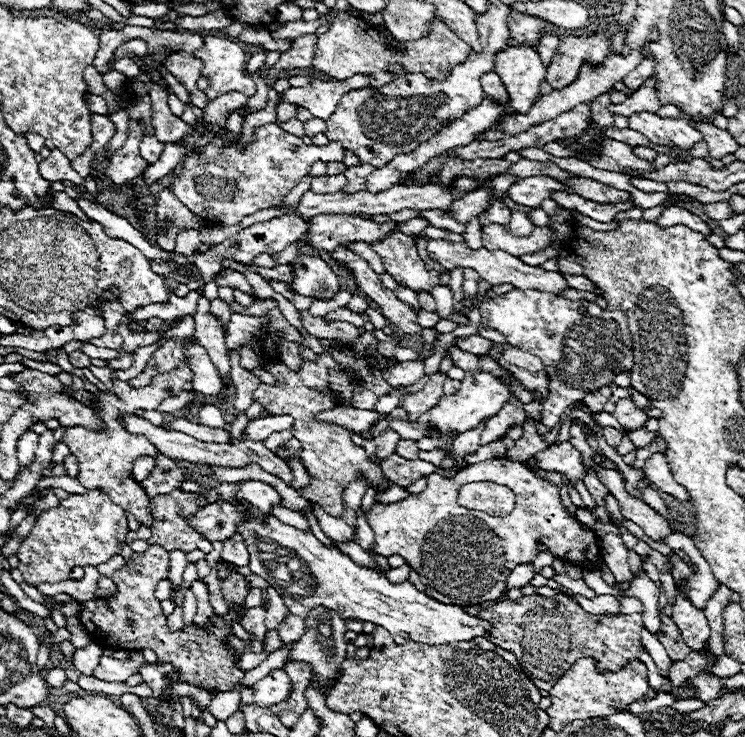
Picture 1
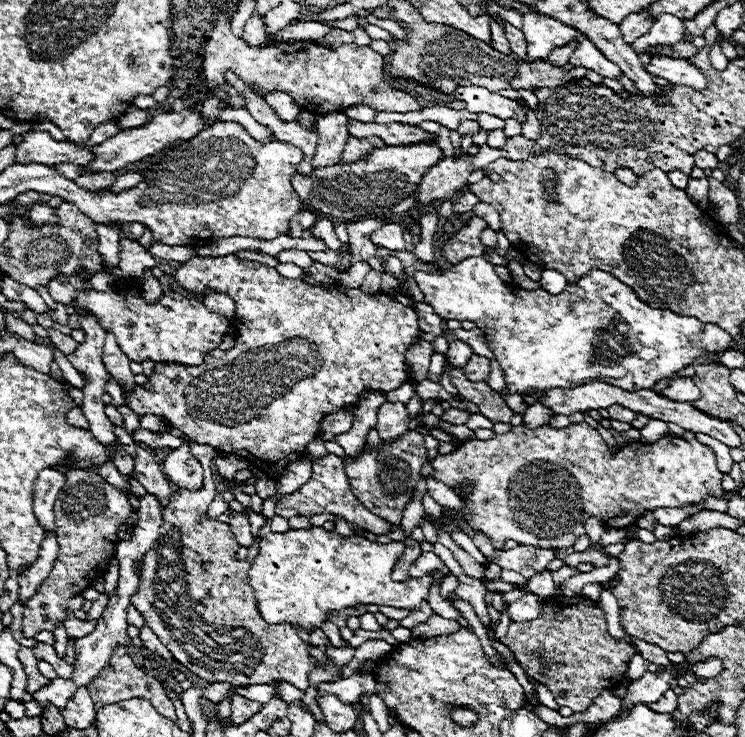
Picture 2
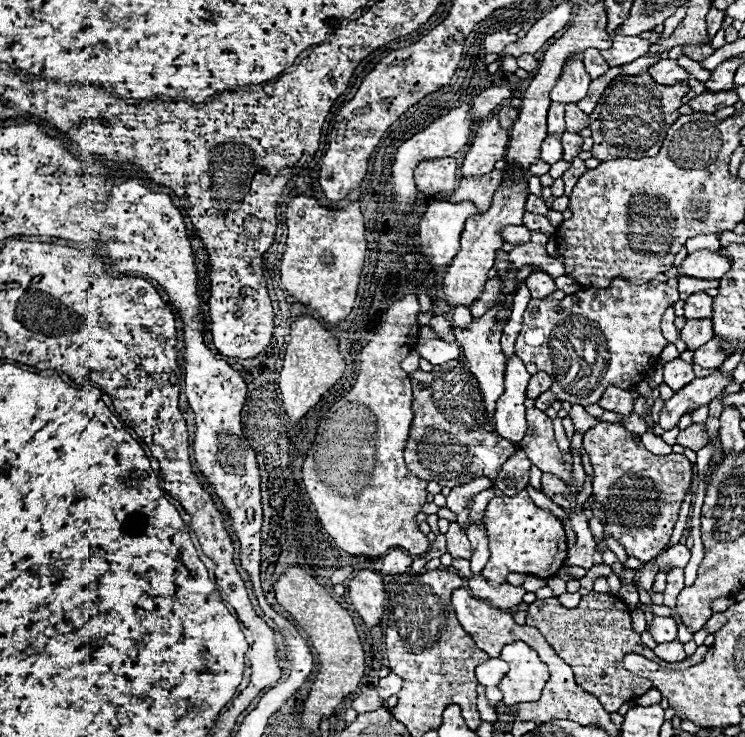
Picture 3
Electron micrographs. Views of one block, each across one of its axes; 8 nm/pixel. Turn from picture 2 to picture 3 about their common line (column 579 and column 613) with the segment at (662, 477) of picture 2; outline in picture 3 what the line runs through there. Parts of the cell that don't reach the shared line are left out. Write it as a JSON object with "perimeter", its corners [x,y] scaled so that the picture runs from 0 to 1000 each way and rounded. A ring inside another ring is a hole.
{"perimeter":[[[805,573],[784,589],[784,611],[797,635],[795,670],[811,687],[811,719],[827,730],[843,754],[870,763],[897,738],[910,692],[929,657],[929,627],[918,616],[881,619],[870,613],[859,592],[832,575]]]}

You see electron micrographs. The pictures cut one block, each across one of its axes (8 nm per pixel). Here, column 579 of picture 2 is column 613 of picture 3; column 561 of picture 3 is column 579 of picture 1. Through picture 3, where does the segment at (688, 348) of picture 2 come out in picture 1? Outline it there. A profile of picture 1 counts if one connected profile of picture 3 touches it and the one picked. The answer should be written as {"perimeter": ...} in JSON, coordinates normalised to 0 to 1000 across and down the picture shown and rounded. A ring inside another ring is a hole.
{"perimeter":[[[690,391],[687,396],[650,407],[647,410],[647,440],[655,445],[666,445],[679,456],[679,464],[701,472],[706,478],[722,480],[733,502],[738,507],[738,535],[730,545],[728,556],[728,570],[736,581],[744,581],[749,573],[749,564],[757,559],[770,545],[779,545],[781,535],[803,529],[808,524],[819,524],[819,510],[830,505],[843,505],[851,494],[848,488],[848,459],[843,450],[843,431],[840,423],[835,421],[808,421],[797,410],[784,410],[784,407],[762,407],[752,404],[736,396],[722,396],[722,393],[695,393]]]}

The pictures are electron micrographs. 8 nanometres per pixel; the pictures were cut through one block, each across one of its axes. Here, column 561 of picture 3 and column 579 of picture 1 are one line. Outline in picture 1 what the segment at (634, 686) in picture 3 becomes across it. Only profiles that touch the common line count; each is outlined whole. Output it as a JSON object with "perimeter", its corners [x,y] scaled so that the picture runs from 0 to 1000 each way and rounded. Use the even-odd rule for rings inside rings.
{"perimeter":[[[717,806],[717,809],[701,809],[701,814],[687,817],[687,814],[674,814],[666,817],[655,825],[650,825],[642,839],[658,844],[663,849],[663,855],[658,855],[658,871],[663,871],[666,877],[687,885],[703,915],[719,928],[719,934],[725,936],[736,936],[738,931],[744,931],[744,925],[752,920],[752,915],[768,904],[768,898],[773,898],[773,893],[781,890],[795,890],[805,898],[808,909],[830,909],[840,896],[856,896],[859,887],[859,858],[862,858],[862,833],[832,833],[832,836],[797,836],[789,833],[787,828],[779,828],[779,820],[757,806],[746,806],[741,811]]]}

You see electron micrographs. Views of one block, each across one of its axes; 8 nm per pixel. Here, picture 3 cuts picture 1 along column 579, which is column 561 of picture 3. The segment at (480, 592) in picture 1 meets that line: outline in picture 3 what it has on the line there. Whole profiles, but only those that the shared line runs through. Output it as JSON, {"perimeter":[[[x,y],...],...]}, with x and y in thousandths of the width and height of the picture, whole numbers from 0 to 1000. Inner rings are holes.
{"perimeter":[[[706,665],[693,673],[660,676],[650,692],[650,714],[658,735],[658,760],[647,779],[658,792],[677,792],[685,776],[738,784],[757,768],[762,746],[757,714],[741,695],[722,689]]]}

